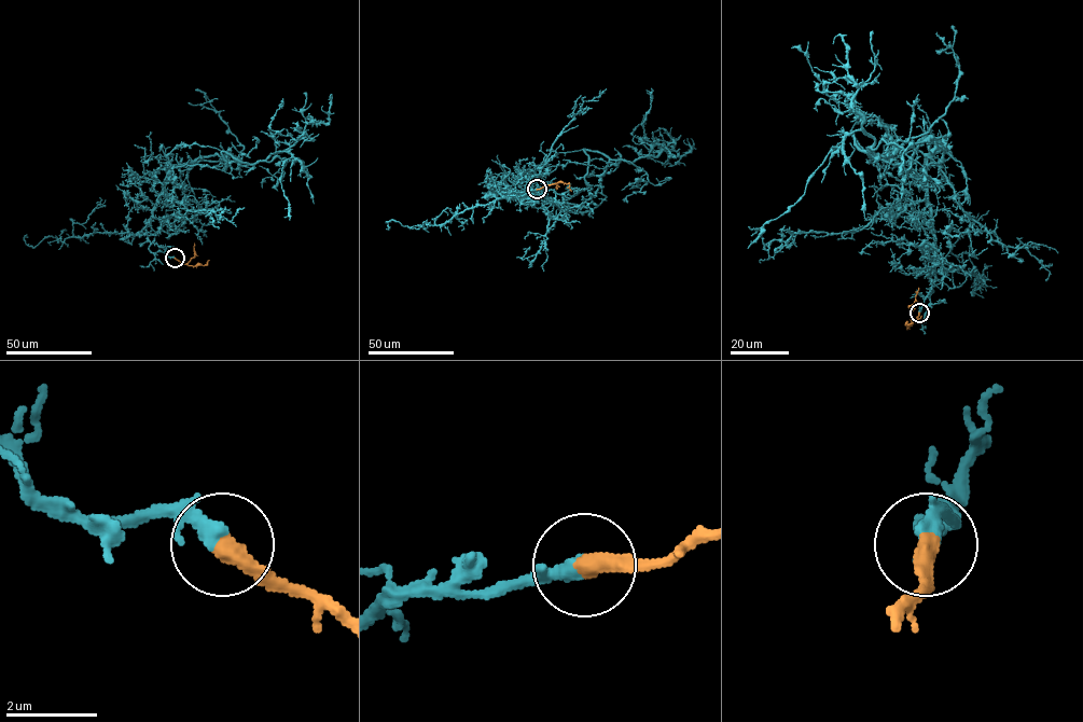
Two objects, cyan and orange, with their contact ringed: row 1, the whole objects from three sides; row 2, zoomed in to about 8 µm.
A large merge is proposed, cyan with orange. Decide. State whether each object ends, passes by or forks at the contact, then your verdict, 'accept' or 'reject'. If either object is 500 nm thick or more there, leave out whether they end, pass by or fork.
cyan passes by; orange ends; accept

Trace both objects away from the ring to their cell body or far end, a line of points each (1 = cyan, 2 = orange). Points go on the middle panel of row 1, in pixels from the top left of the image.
1: (537, 189), (508, 197), (536, 193), (582, 205), (611, 160), (647, 155), (653, 143), (642, 124), (652, 88)
2: (537, 189), (558, 182), (568, 183), (571, 191)

